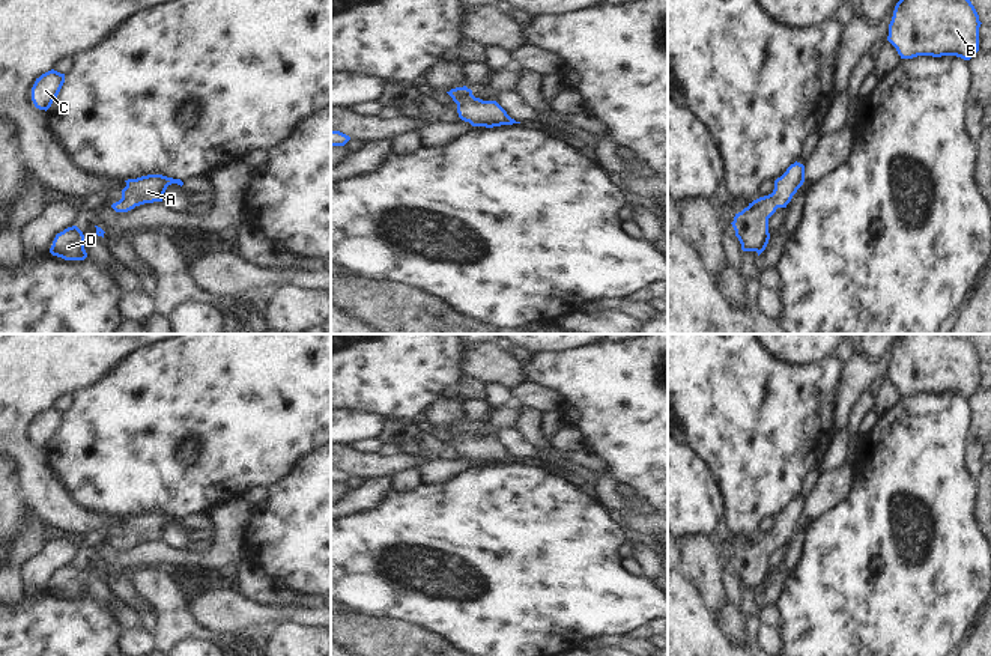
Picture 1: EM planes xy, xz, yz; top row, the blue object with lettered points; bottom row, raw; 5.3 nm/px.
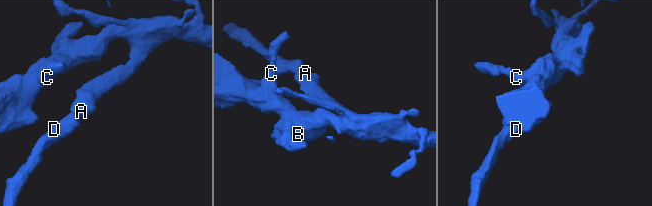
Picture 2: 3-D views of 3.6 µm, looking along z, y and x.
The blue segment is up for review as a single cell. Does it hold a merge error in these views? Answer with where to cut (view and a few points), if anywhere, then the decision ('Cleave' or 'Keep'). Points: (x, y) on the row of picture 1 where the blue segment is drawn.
No split. Keep

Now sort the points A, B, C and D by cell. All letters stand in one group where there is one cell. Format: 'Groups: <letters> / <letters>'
Groups: A B C D

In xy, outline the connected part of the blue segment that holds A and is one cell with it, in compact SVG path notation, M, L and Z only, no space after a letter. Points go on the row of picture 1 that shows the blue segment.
M147 175L137 179L128 179L125 182L126 187L122 190L122 199L111 205L116 212L128 212L144 203L162 202L168 185L183 185L180 179L162 175Z

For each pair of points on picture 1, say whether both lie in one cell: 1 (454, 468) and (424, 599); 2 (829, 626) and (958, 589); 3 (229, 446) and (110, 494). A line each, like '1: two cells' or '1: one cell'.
1: two cells
2: one cell
3: one cell

